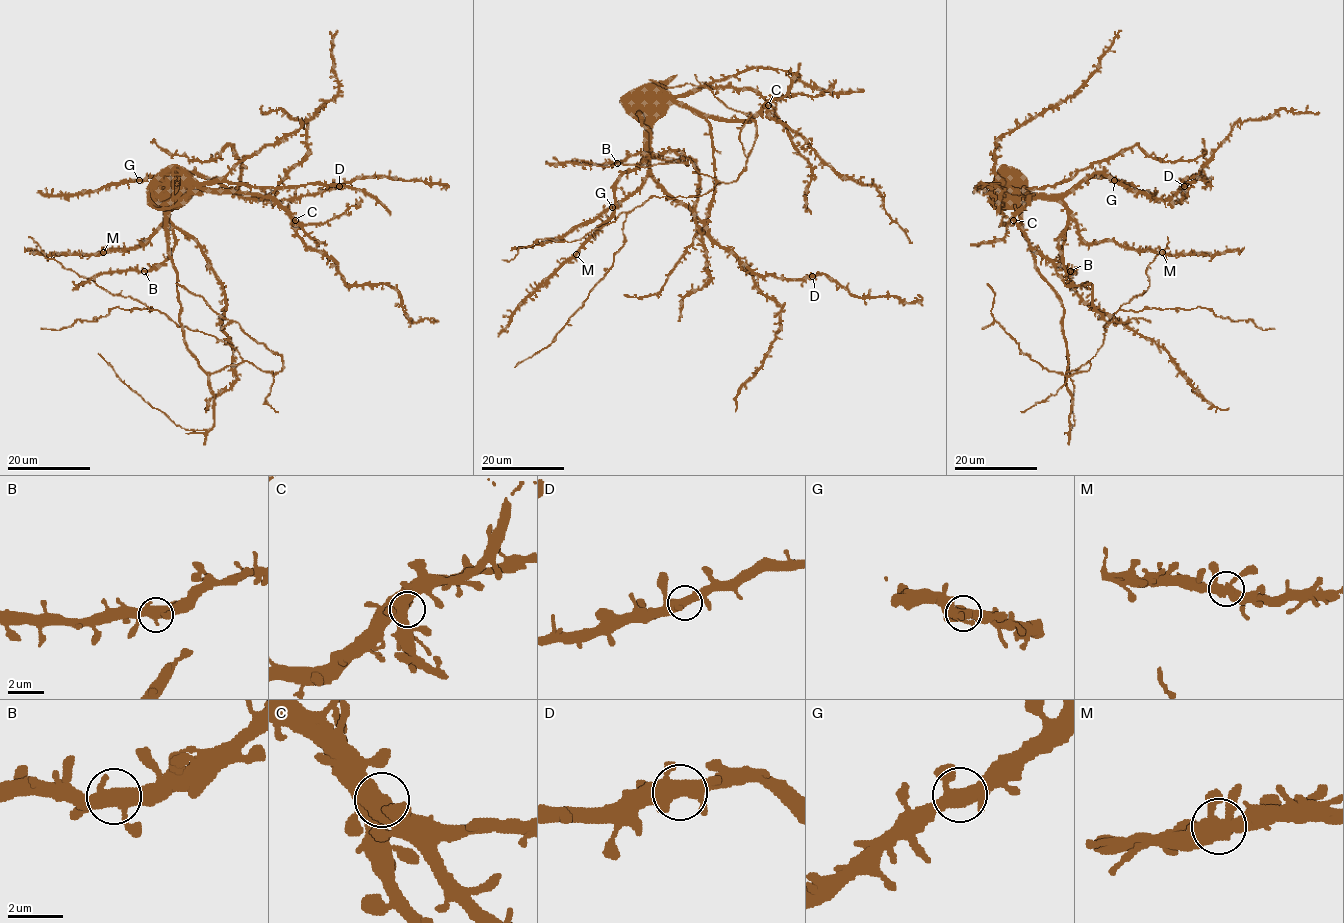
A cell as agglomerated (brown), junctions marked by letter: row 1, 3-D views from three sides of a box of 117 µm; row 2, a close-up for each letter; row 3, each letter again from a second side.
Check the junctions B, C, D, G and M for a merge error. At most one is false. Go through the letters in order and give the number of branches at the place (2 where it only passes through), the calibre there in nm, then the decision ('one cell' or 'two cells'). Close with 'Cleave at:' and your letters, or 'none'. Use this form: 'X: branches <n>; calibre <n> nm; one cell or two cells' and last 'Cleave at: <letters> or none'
B: branches 4; calibre 440 nm; one cell
C: branches 4; calibre 500 nm; one cell
D: branches 4; calibre 440 nm; one cell
G: branches 4; calibre 400 nm; one cell
M: branches 4; calibre 440 nm; one cell
Cleave at: none

